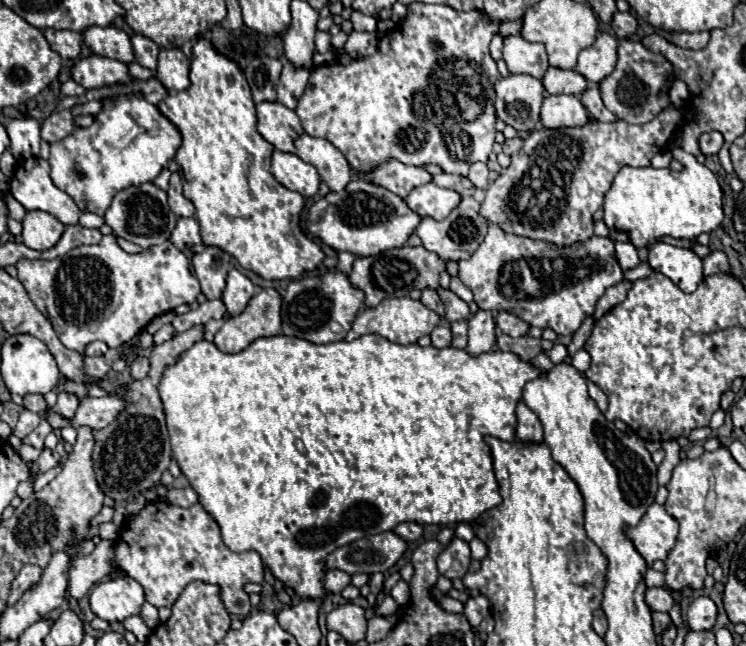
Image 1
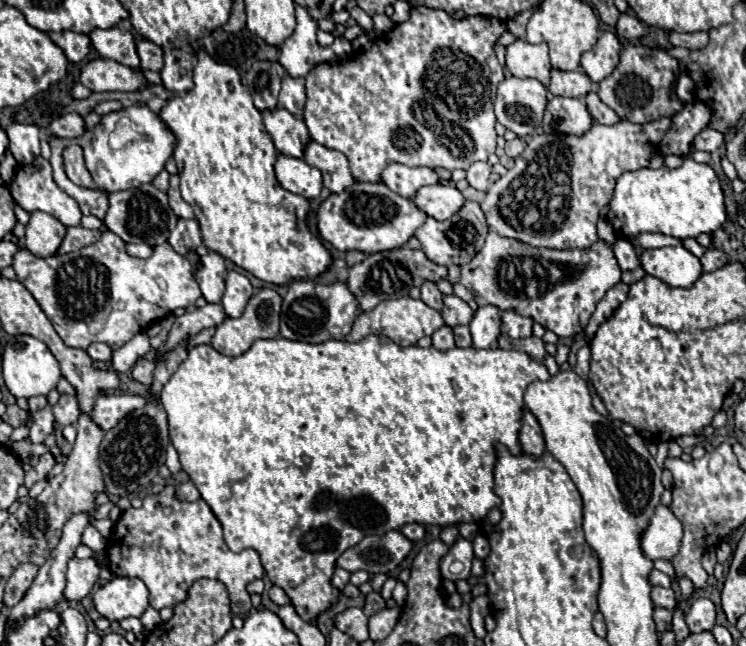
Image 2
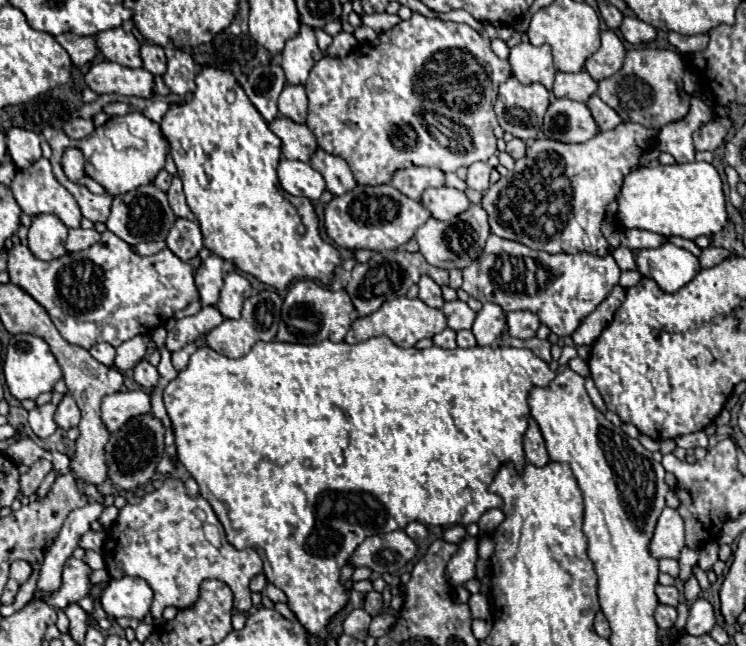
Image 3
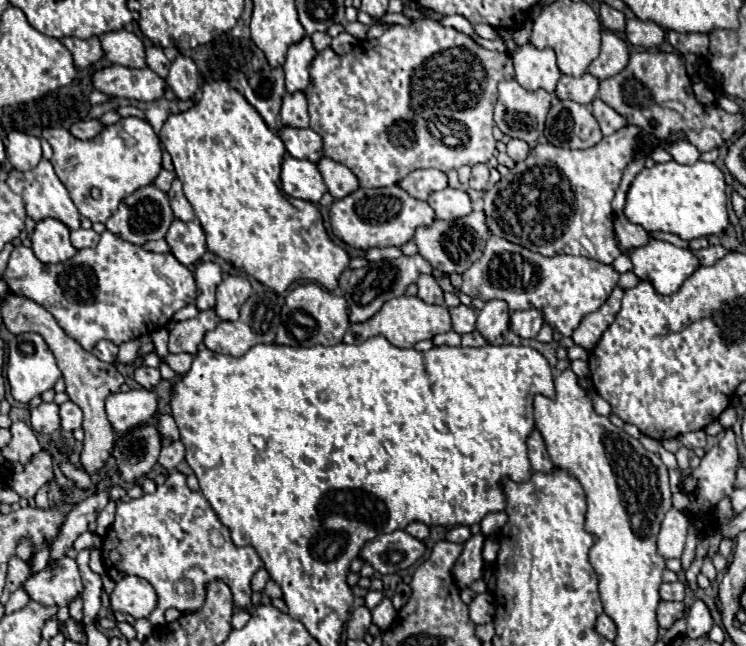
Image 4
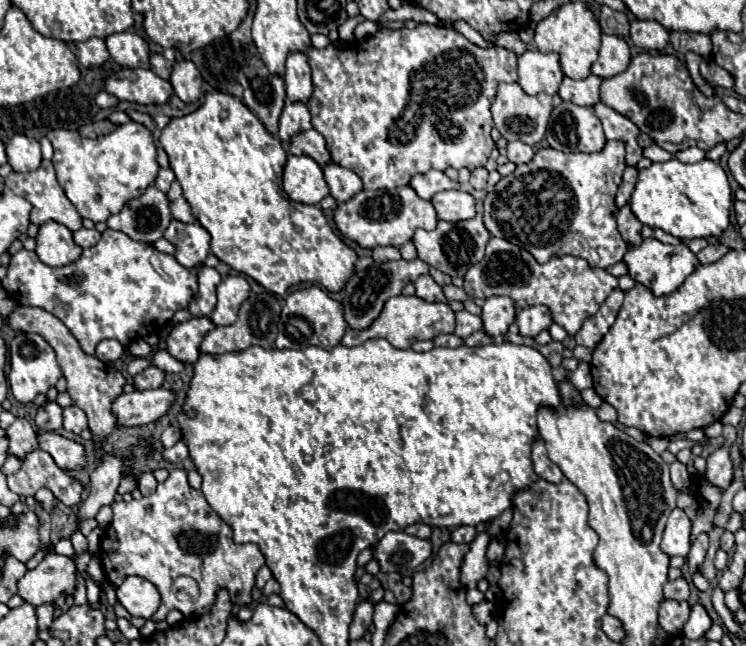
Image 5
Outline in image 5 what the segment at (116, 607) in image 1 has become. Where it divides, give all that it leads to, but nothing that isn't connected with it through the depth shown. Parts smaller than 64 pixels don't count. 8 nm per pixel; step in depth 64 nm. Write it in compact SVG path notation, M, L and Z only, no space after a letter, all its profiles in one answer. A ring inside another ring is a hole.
M128 576L116 590L118 602L132 614L132 616L140 616L140 618L152 618L154 612L160 606L160 592L156 592L156 586L148 580L140 580L140 576Z

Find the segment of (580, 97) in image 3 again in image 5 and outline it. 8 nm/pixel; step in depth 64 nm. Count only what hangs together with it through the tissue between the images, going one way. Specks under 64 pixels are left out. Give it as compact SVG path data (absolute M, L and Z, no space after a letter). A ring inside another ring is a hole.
M590 74L588 78L584 80L572 80L572 78L564 78L562 84L560 84L560 98L562 100L568 100L568 102L574 102L578 106L594 106L600 96L598 96L598 90L600 90L600 84L602 84L602 78Z

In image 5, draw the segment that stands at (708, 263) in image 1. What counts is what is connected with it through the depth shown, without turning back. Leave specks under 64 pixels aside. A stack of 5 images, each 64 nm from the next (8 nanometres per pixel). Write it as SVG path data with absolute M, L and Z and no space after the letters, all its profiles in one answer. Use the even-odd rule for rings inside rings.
M708 244L704 250L698 252L698 260L700 260L700 264L712 264L712 262L720 260L728 250L730 250L730 248L724 246L724 244L718 244L718 246Z

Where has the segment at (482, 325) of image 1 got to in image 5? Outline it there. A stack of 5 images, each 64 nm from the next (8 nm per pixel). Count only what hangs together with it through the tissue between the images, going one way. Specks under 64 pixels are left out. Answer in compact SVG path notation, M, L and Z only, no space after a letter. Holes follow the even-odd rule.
M492 296L486 298L482 306L482 322L484 322L484 332L488 332L493 339L500 337L508 332L508 326L514 322L518 308L514 300L508 296Z

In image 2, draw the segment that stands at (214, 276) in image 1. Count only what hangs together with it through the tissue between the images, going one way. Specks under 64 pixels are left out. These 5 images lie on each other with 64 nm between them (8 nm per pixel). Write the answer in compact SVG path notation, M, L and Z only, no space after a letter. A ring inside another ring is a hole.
M208 252L206 256L200 258L196 282L200 284L206 302L220 302L224 292L224 276L226 276L226 260L220 254Z

